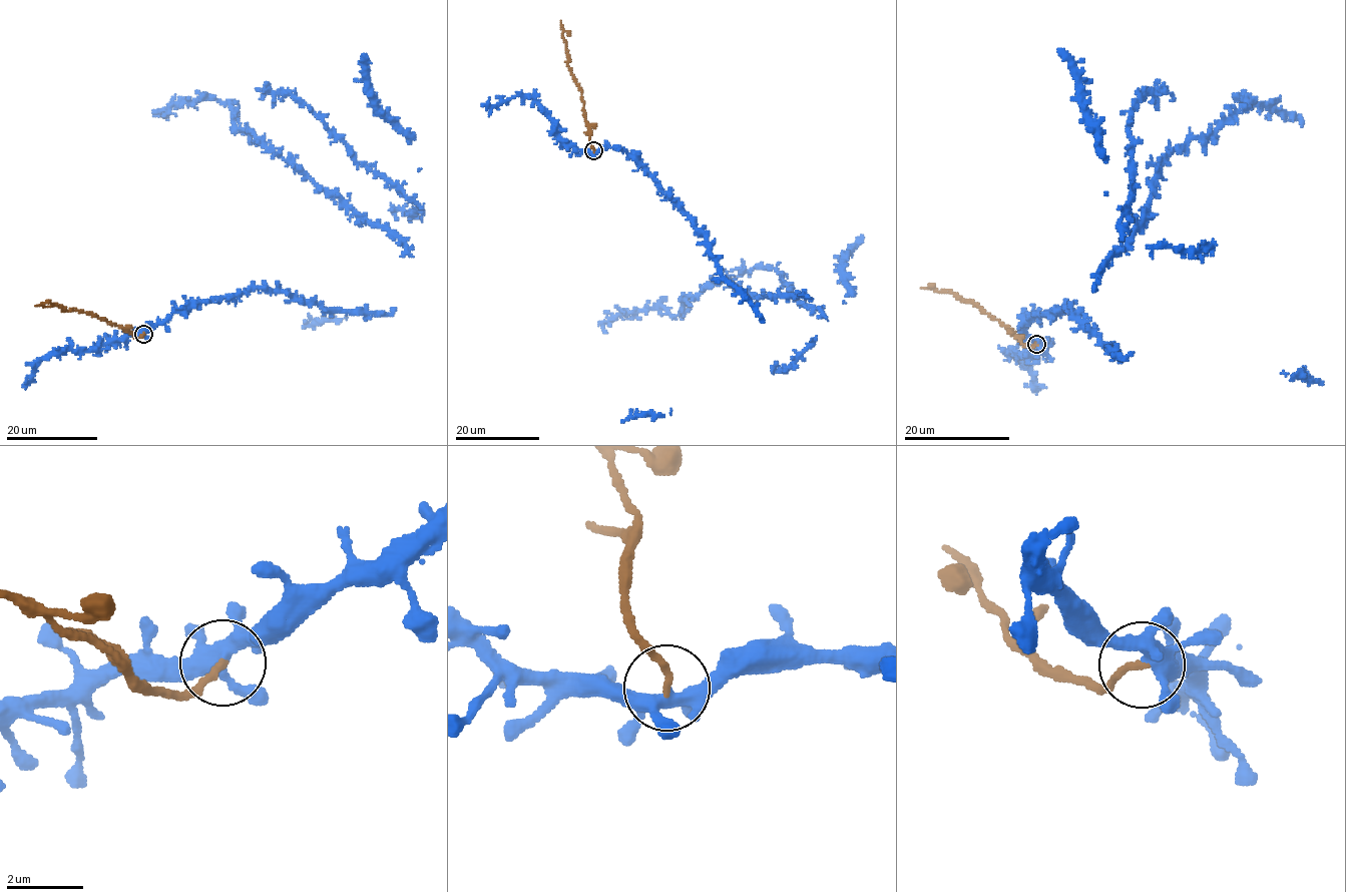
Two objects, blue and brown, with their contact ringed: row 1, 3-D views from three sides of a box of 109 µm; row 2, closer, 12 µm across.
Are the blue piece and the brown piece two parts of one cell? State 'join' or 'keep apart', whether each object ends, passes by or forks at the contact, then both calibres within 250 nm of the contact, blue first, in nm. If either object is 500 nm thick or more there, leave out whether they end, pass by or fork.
keep apart; blue forks there; brown ends there; 360 nm thick on the blue side, 180 nm on the other

